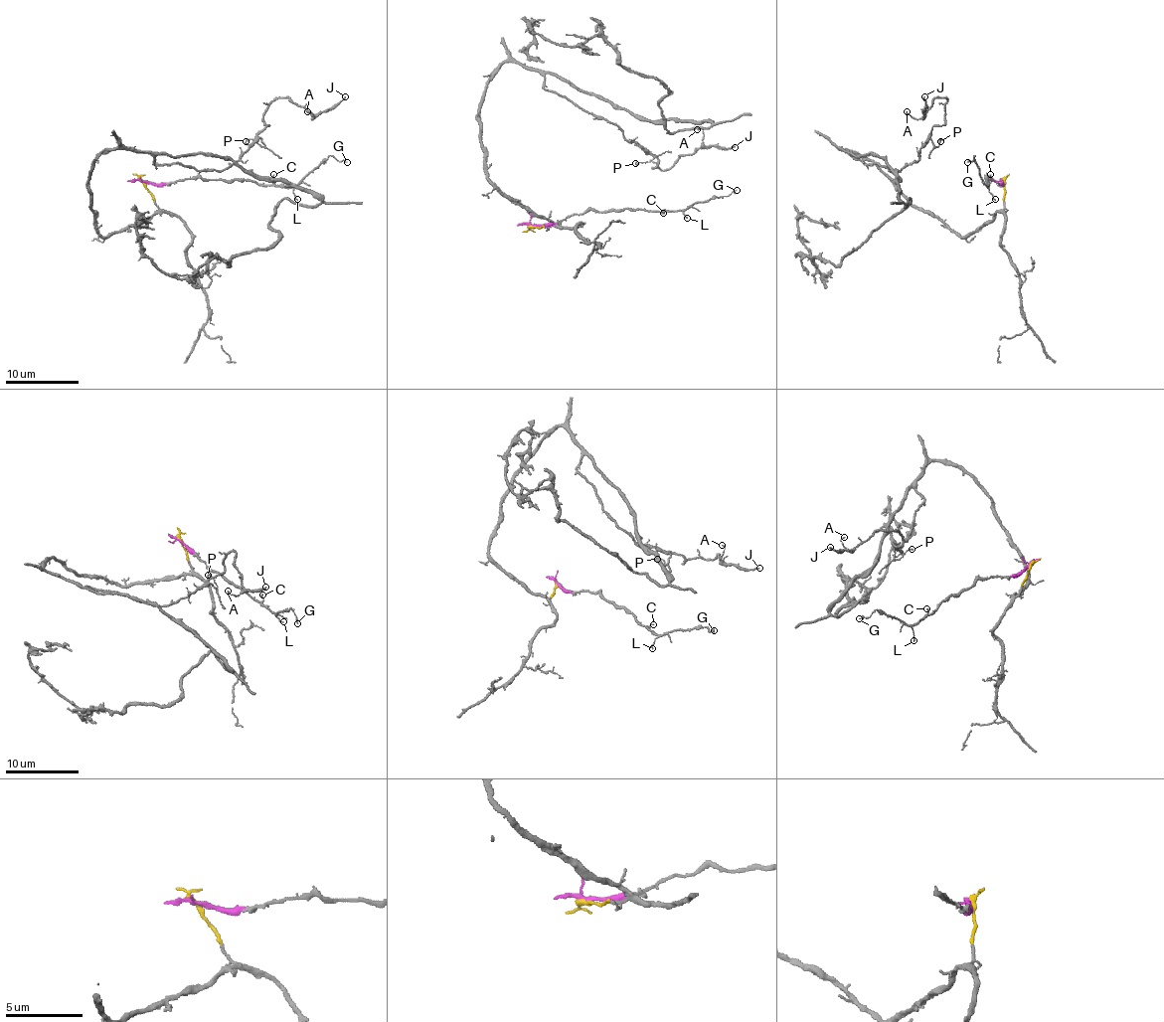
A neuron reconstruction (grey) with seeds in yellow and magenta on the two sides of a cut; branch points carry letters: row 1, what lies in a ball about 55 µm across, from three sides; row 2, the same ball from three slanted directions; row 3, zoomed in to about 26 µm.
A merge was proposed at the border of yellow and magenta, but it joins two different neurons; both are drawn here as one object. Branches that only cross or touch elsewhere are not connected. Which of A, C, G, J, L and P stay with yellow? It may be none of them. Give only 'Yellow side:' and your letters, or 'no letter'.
Yellow side: A, J, P

